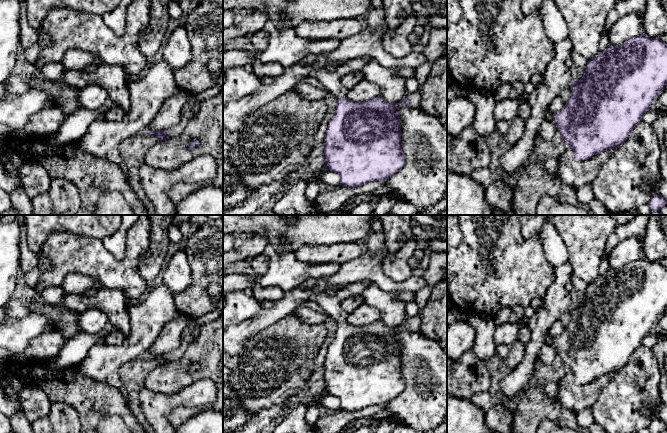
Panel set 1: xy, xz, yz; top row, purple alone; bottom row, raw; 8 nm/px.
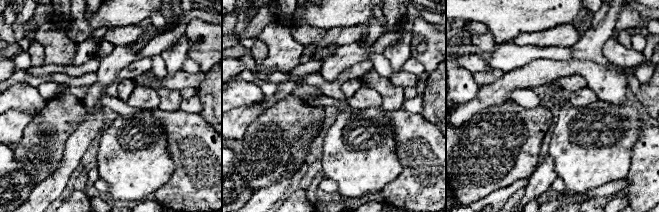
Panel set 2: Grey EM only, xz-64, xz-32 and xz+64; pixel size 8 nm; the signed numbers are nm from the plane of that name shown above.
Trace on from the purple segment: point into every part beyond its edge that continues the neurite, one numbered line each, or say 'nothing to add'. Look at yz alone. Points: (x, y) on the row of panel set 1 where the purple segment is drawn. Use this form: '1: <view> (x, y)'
1: yz (548, 114)

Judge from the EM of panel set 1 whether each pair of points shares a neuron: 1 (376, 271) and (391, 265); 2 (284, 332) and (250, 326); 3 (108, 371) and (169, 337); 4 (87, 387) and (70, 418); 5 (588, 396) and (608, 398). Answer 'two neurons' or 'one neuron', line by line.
1: two neurons
2: two neurons
3: two neurons
4: two neurons
5: two neurons

